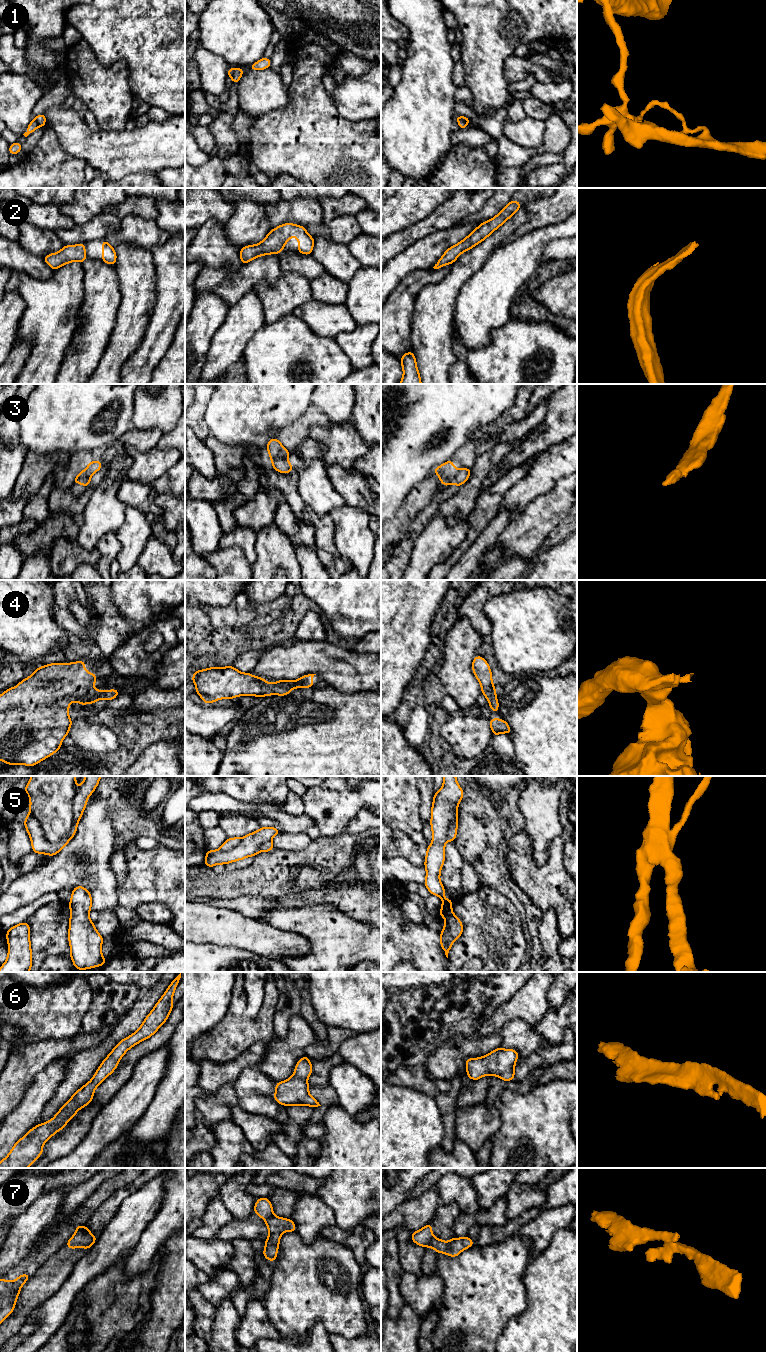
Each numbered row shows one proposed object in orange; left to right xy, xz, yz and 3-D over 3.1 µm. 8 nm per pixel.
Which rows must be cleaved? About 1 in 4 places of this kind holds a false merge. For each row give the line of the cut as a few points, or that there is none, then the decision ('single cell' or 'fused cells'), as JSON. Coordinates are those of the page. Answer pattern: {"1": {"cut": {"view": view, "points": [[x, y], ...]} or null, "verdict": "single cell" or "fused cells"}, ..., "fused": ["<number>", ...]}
{"1": {"cut": {"view": "yz", "points": [[457, 120], [462, 120], [467, 125]]}, "verdict": "fused cells"}, "2": {"cut": null, "verdict": "single cell"}, "3": {"cut": {"view": "xz", "points": [[271, 458], [286, 459]]}, "verdict": "fused cells"}, "4": {"cut": null, "verdict": "single cell"}, "5": {"cut": {"view": "xy", "points": [[76, 788], [70, 835], [67, 839], [50, 843]]}, "verdict": "fused cells"}, "6": {"cut": null, "verdict": "single cell"}, "7": {"cut": {"view": "yz", "points": [[433, 1237], [427, 1246]]}, "verdict": "fused cells"}, "fused": ["1", "3", "5", "7"]}

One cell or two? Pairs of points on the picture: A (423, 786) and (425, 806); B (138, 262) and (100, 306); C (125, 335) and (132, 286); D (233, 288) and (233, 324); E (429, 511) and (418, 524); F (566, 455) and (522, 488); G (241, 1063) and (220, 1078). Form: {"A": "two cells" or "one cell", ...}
{"A": "one cell", "B": "two cells", "C": "one cell", "D": "two cells", "E": "one cell", "F": "one cell", "G": "one cell"}

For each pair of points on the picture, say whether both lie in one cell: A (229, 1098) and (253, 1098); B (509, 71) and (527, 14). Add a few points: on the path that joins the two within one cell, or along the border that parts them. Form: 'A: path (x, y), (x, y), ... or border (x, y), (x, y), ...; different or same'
A: border (231, 1085), (238, 1105); different
B: border (513, 53), (504, 62), (504, 76); different

